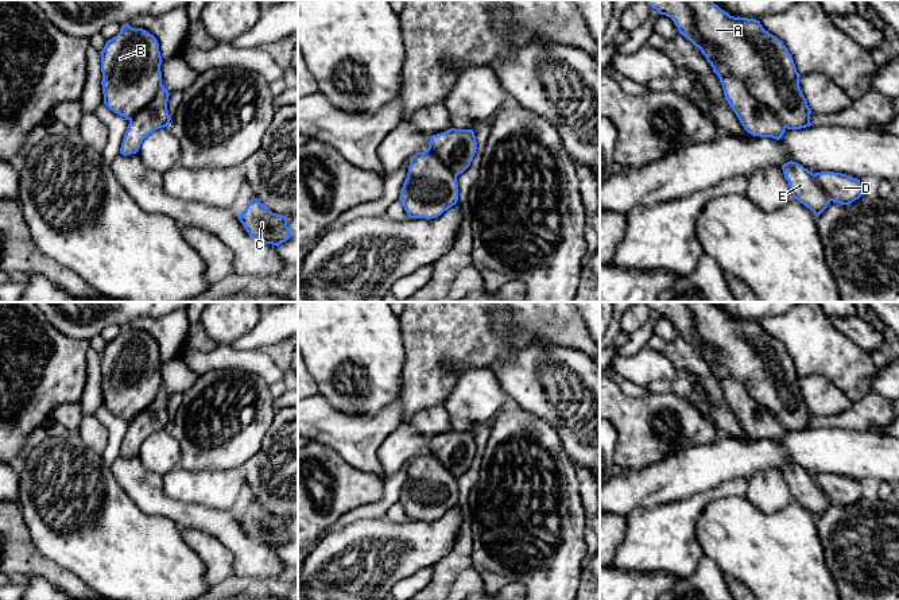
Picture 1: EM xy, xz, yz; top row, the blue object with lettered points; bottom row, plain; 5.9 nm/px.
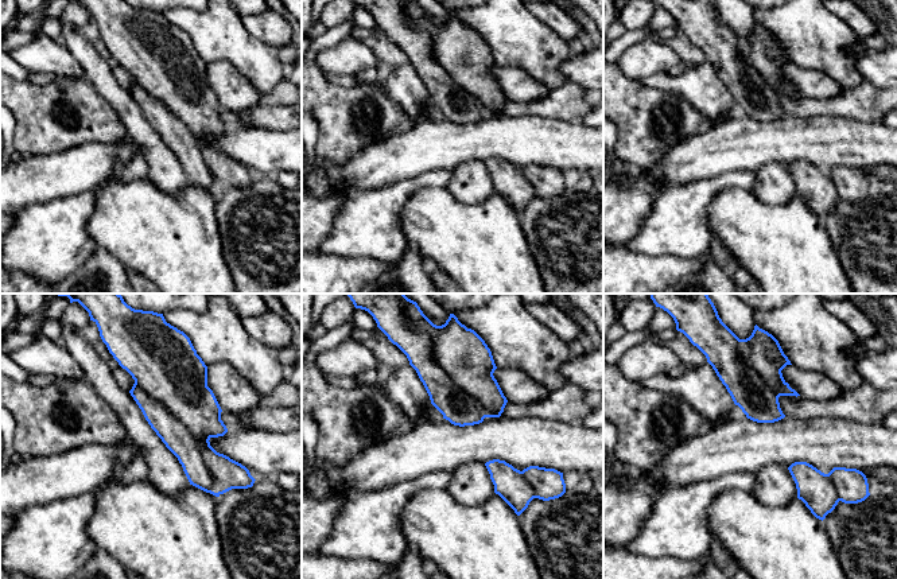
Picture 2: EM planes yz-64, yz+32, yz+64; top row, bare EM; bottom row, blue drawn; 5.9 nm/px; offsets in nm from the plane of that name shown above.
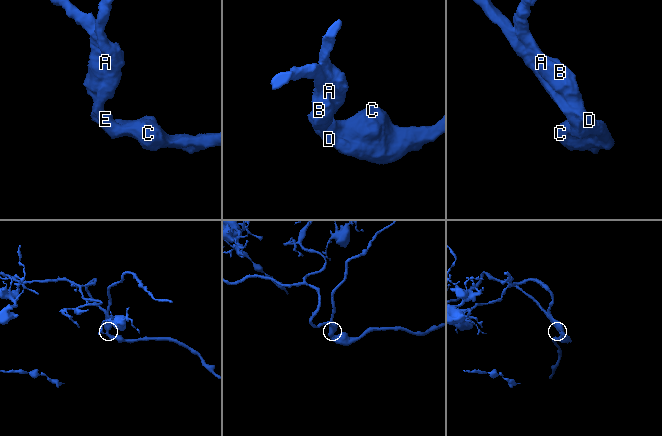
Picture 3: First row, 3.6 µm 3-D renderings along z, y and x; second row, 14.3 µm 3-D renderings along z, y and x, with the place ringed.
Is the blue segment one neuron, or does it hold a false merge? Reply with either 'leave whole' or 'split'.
leave whole

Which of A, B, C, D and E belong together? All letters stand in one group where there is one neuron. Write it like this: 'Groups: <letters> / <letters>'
Groups: A B C D E

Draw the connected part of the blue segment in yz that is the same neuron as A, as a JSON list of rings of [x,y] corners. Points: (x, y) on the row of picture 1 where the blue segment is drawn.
[[[712,0],[646,1],[660,15],[669,16],[679,34],[701,50],[720,78],[725,100],[748,133],[779,140],[786,129],[813,125],[791,54],[759,20],[731,16]]]

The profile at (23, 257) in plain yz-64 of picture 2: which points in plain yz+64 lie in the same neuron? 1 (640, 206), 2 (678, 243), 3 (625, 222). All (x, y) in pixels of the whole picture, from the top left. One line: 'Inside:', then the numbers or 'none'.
Inside: 2

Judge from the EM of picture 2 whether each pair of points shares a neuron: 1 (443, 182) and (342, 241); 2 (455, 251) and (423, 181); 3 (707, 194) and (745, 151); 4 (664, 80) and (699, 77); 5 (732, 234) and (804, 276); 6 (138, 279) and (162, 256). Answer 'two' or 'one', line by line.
1: one
2: two
3: two
4: one
5: one
6: two

